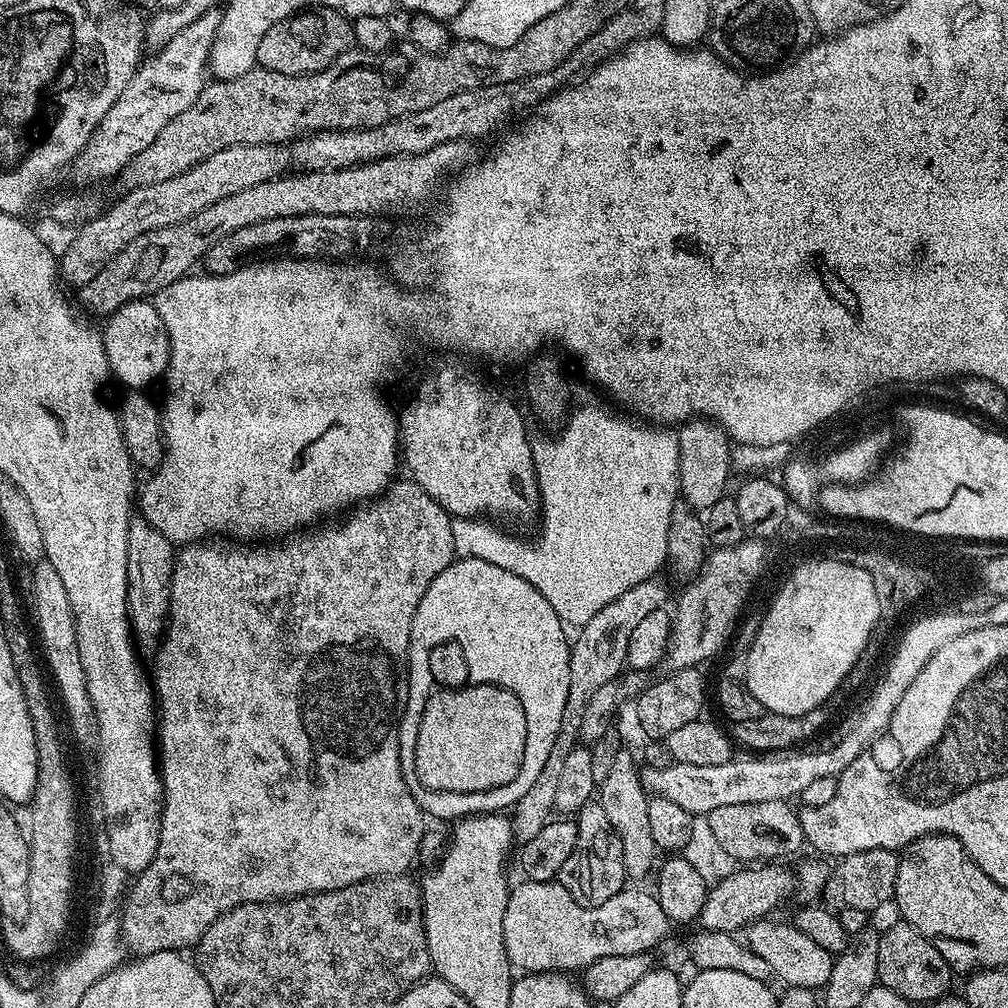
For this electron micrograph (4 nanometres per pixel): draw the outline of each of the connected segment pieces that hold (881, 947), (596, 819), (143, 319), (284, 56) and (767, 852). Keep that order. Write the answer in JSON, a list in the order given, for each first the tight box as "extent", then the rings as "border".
[{"extent":[878,920,952,1004],"border":[[[901,920],[881,931],[878,944],[878,982],[894,990],[900,997],[917,1004],[930,1004],[947,995],[951,989],[952,971],[942,954],[939,954],[928,939],[923,938],[914,926]]]},{"extent":[558,802,626,908],"border":[[[590,802],[580,809],[575,822],[578,826],[578,842],[574,846],[574,854],[566,858],[566,866],[562,866],[558,881],[570,892],[570,897],[585,908],[600,906],[626,887],[622,838],[618,838],[614,826],[610,826],[606,810],[602,810],[599,802]]]},{"extent":[102,298,170,390],"border":[[[141,298],[123,304],[117,312],[107,317],[102,335],[108,359],[108,370],[125,384],[128,390],[148,390],[152,383],[159,381],[168,371],[170,342],[168,331],[158,314],[155,303]]]},{"extent":[256,8,353,76],"border":[[[332,8],[301,10],[270,26],[258,42],[256,62],[259,67],[274,70],[278,74],[309,76],[321,72],[330,62],[334,62],[343,52],[353,47],[352,20]]]},{"extent":[706,800,806,862],"border":[[[783,800],[774,802],[738,802],[738,806],[718,806],[718,810],[710,810],[706,813],[708,828],[716,839],[716,844],[732,860],[736,862],[776,862],[780,856],[788,856],[796,852],[800,847],[805,847],[806,841],[802,834],[802,826],[797,809],[791,803]]]}]

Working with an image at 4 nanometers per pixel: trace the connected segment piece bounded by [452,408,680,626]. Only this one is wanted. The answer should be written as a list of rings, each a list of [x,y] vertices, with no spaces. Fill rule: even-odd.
[[[580,408],[571,413],[564,420],[562,427],[557,431],[553,440],[532,440],[532,457],[536,463],[536,481],[540,487],[540,503],[542,505],[542,521],[544,525],[540,528],[540,536],[533,540],[523,540],[520,536],[511,536],[508,532],[503,532],[495,523],[484,518],[456,518],[452,521],[452,533],[454,534],[454,550],[456,556],[460,558],[482,558],[482,562],[491,562],[494,566],[502,566],[502,570],[510,570],[518,574],[518,578],[526,578],[530,586],[537,588],[554,606],[554,614],[566,626],[582,626],[602,610],[602,606],[610,606],[618,594],[626,594],[630,586],[638,586],[638,582],[653,579],[656,572],[668,560],[668,547],[666,538],[670,530],[670,518],[672,508],[678,499],[678,485],[680,482],[680,451],[678,450],[678,435],[671,427],[653,426],[648,422],[636,422],[631,424],[628,420],[619,420],[612,412],[607,412],[604,408]]]

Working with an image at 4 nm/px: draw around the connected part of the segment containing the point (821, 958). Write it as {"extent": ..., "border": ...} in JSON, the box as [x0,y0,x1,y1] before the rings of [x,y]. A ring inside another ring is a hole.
{"extent":[746,918,834,990],"border":[[[765,918],[755,920],[746,929],[746,944],[752,948],[754,954],[761,958],[766,958],[767,965],[770,966],[773,977],[789,988],[804,987],[813,990],[823,989],[830,978],[830,970],[834,959],[833,953],[822,950],[802,930],[798,930],[795,923],[783,924],[777,918]]]}

